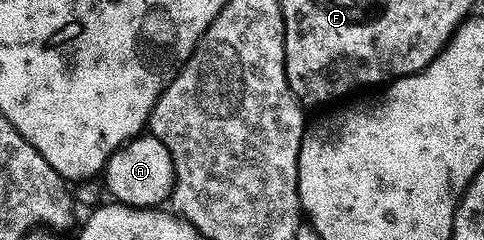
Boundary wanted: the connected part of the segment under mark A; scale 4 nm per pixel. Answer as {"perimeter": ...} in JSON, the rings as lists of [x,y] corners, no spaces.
{"perimeter":[[[151,134],[133,138],[108,158],[104,169],[106,186],[117,203],[144,209],[163,205],[175,186],[175,166],[169,150]]]}

